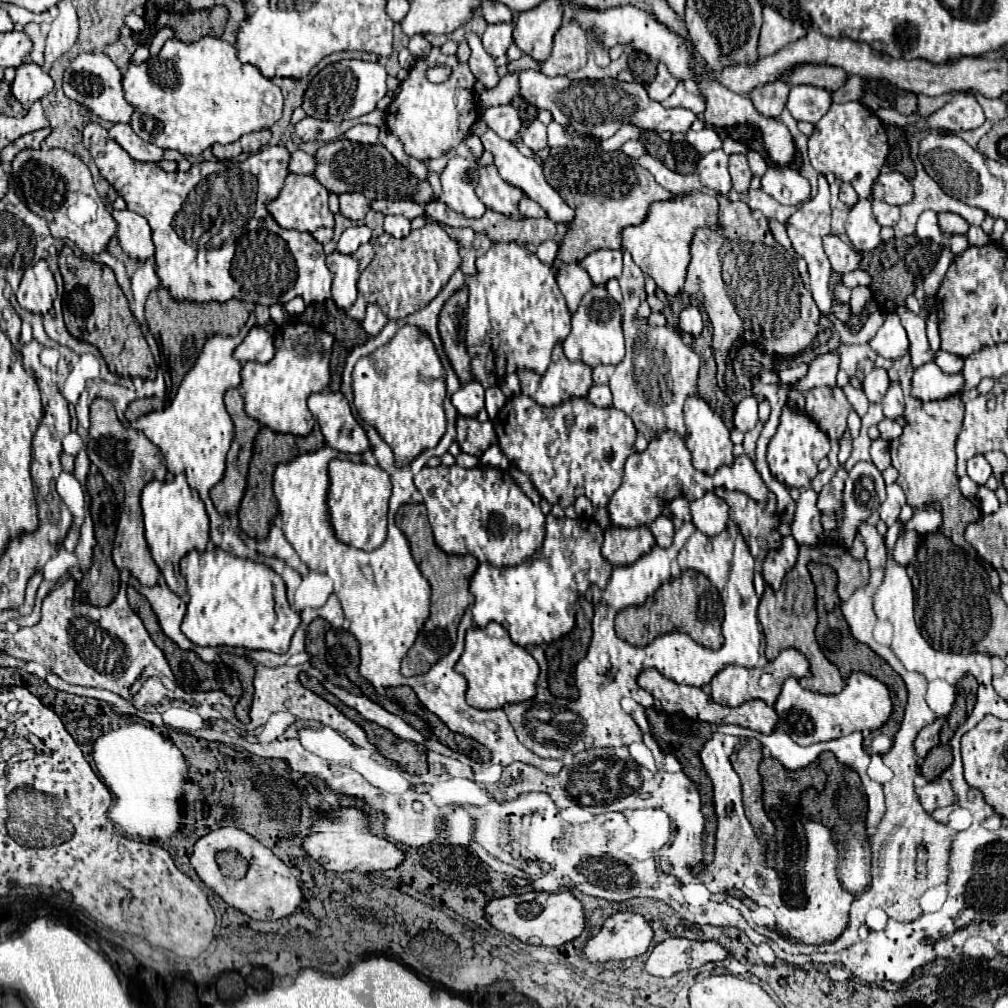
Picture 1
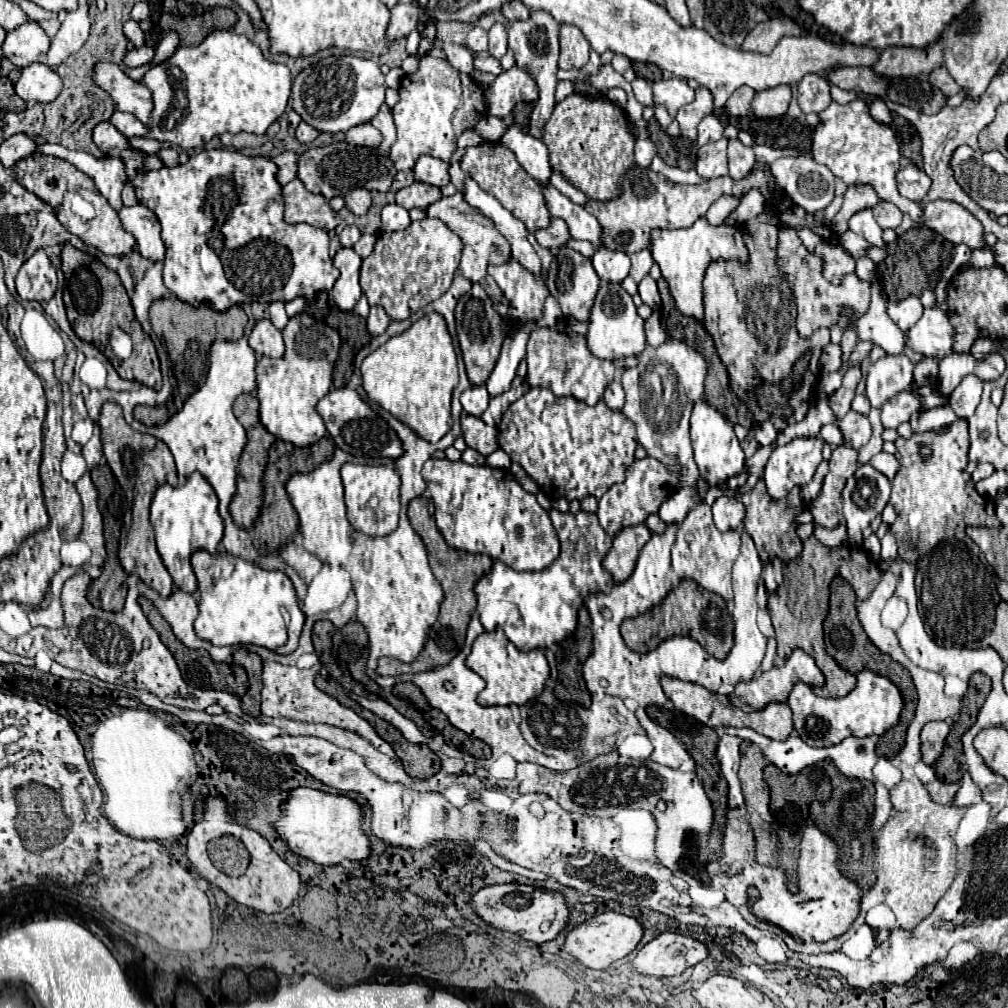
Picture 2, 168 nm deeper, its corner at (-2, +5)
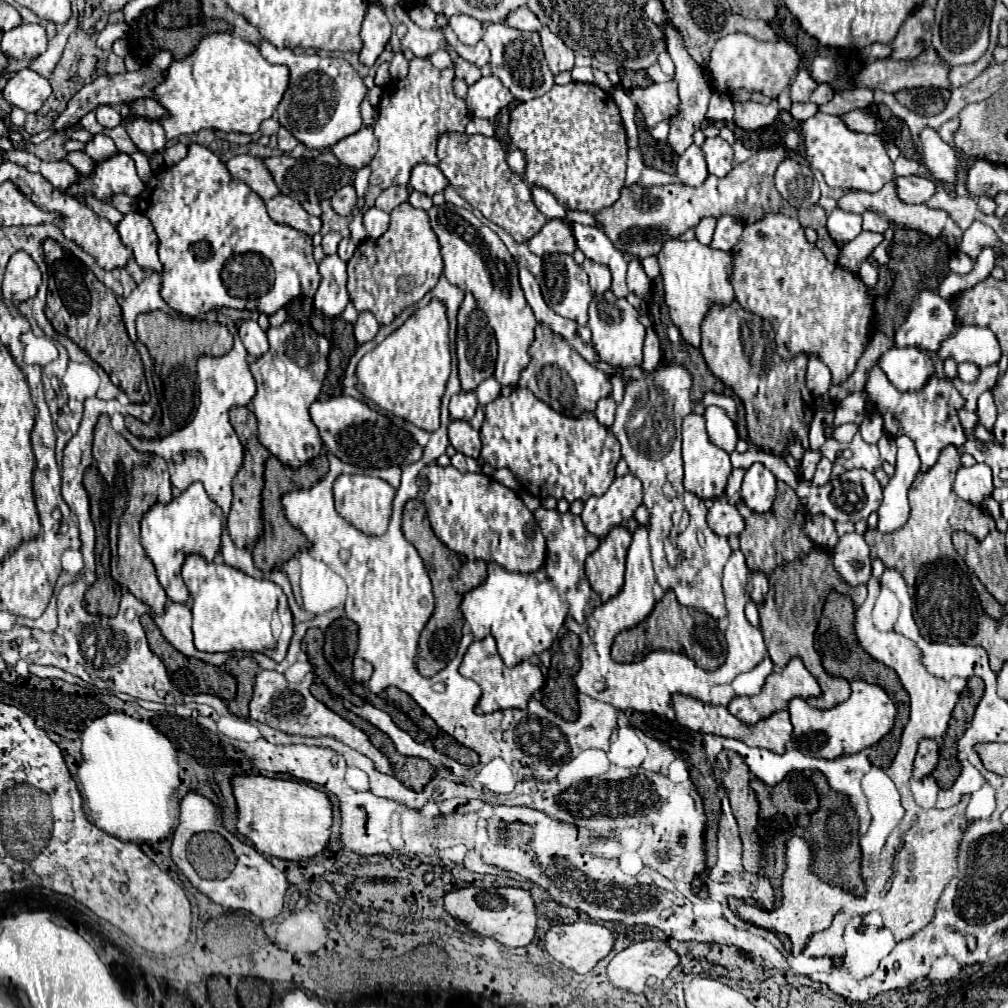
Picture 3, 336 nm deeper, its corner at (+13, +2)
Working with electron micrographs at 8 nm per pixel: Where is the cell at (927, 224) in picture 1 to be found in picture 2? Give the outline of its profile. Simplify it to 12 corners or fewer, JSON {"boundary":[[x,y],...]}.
{"boundary":[[833,101],[813,129],[813,159],[847,185],[871,185],[917,221],[895,183],[895,131],[867,105]]}

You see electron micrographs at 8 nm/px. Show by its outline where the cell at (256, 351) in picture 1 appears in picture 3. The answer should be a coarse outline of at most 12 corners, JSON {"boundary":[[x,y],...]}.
{"boundary":[[254,320],[238,332],[252,358],[268,352],[266,332]]}

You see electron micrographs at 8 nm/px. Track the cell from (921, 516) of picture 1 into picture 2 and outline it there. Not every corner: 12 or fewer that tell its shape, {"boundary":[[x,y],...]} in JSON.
{"boundary":[[889,531],[881,539],[881,559],[898,556],[895,538]]}

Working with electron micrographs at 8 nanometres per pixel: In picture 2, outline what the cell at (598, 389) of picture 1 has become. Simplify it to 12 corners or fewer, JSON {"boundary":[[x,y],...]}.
{"boundary":[[621,383],[605,389],[603,401],[613,411],[621,411],[625,403]]}

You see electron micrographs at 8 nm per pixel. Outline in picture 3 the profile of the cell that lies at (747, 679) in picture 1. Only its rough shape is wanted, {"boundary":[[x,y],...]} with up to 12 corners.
{"boundary":[[800,658],[772,672],[756,696],[736,696],[728,710],[742,722],[784,710],[792,698],[820,694]]}

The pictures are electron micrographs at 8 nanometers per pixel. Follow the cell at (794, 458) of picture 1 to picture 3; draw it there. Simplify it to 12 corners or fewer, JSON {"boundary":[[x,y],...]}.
{"boundary":[[764,464],[746,470],[740,496],[750,510],[768,512],[776,476]]}

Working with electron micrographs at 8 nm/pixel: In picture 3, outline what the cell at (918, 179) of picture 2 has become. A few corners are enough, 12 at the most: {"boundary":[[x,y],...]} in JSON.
{"boundary":[[896,176],[898,198],[922,204],[934,194],[928,178]]}

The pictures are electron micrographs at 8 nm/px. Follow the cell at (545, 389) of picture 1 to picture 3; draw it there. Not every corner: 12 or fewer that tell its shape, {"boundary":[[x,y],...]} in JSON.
{"boundary":[[538,324],[518,386],[566,416],[594,410],[610,380]]}

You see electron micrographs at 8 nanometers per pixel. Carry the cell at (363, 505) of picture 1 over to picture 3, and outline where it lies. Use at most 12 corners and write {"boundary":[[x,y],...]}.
{"boundary":[[342,474],[336,512],[364,534],[384,534],[396,490]]}

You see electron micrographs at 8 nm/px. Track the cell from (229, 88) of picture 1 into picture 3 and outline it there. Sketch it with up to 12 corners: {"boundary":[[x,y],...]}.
{"boundary":[[228,32],[154,88],[166,140],[254,134],[288,68]]}

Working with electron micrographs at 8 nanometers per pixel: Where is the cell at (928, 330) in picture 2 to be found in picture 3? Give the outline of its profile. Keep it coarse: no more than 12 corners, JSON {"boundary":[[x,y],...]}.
{"boundary":[[960,326],[940,342],[940,362],[974,362],[1000,360],[988,328]]}

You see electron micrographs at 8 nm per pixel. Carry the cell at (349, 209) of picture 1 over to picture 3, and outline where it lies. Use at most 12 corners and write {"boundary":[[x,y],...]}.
{"boundary":[[344,186],[332,198],[340,216],[350,216],[356,206],[354,186]]}

